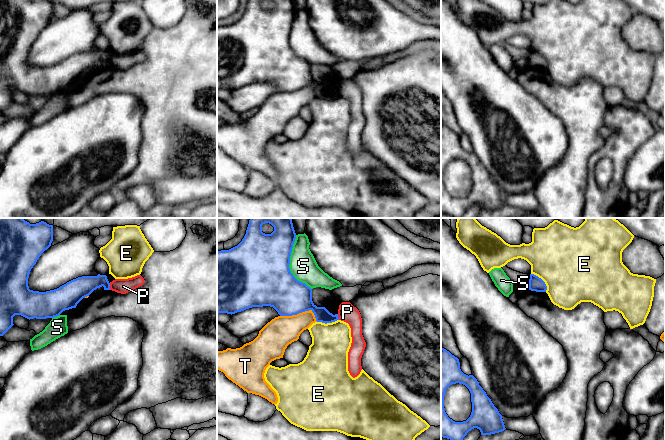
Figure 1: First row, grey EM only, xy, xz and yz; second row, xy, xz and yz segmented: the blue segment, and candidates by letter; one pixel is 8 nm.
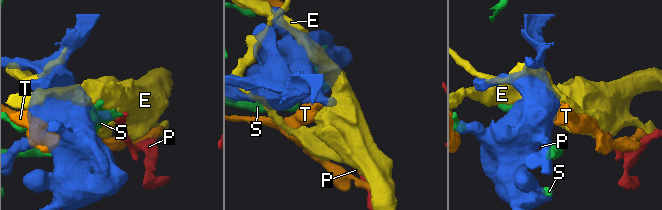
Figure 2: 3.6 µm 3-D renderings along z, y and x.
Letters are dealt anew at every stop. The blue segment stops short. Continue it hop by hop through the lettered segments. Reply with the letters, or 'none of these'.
none of these

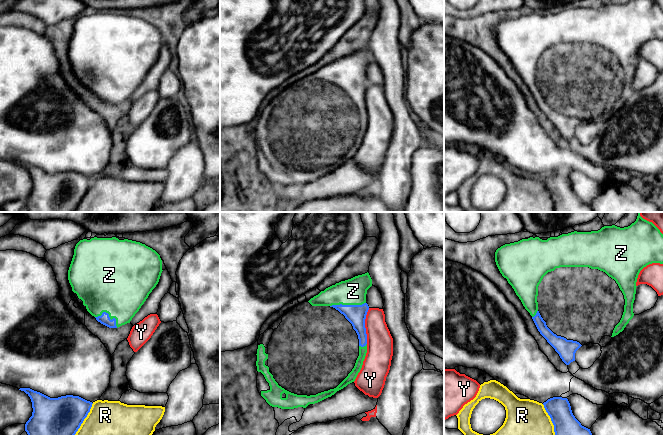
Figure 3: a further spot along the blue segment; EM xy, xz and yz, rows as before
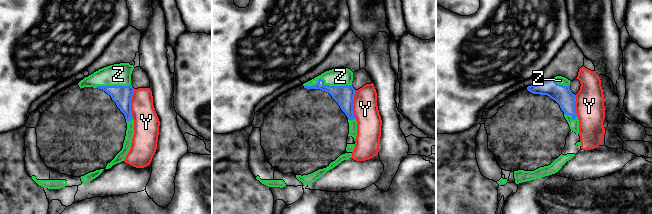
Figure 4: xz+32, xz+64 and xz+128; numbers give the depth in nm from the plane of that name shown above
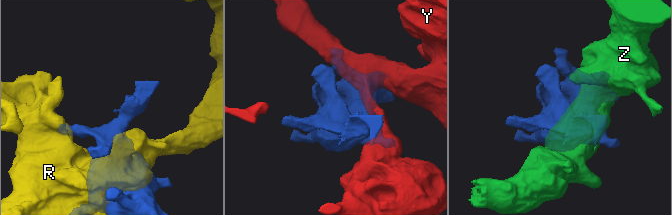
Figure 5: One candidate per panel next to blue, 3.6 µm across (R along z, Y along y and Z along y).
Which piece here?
Z

